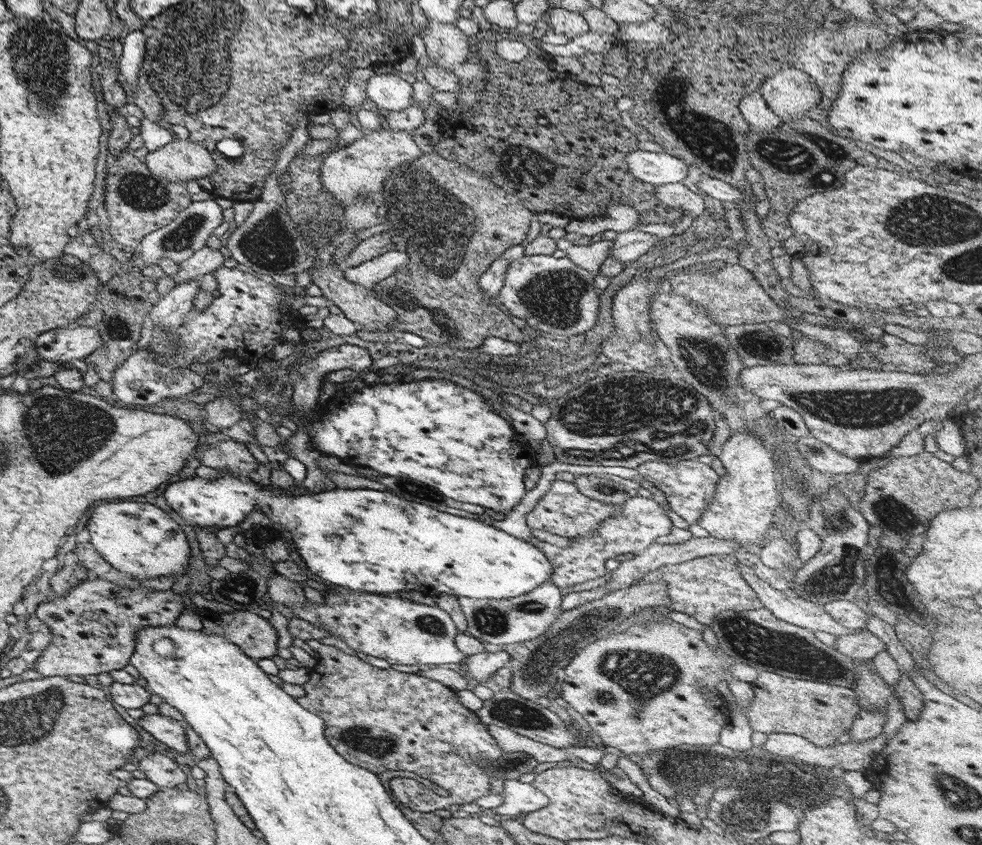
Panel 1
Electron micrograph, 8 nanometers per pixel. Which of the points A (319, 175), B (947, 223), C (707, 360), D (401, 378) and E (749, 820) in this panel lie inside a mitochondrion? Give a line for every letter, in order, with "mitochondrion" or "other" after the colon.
A: other
B: mitochondrion
C: mitochondrion
D: other
E: mitochondrion

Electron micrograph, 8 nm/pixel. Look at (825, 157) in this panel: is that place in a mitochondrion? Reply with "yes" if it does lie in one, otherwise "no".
yes

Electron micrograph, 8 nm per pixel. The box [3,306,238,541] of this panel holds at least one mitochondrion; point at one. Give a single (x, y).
(76, 431)

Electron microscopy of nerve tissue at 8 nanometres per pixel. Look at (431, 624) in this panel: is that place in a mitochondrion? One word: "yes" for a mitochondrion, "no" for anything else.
yes

